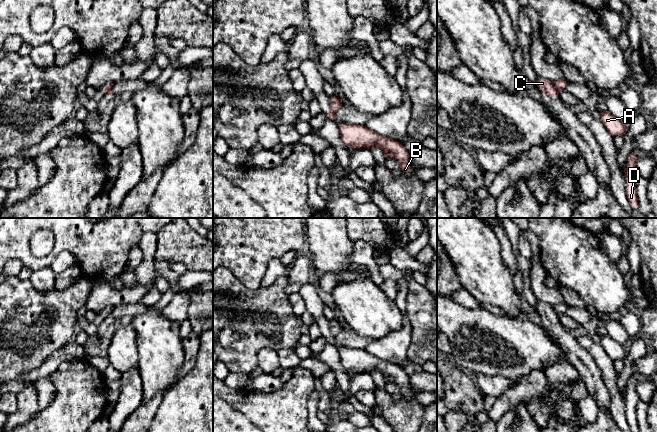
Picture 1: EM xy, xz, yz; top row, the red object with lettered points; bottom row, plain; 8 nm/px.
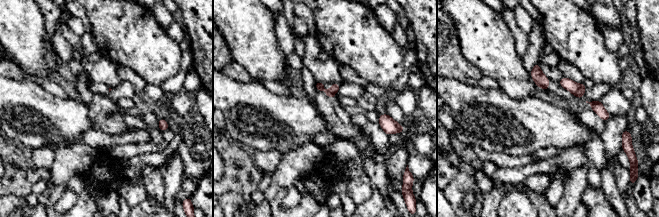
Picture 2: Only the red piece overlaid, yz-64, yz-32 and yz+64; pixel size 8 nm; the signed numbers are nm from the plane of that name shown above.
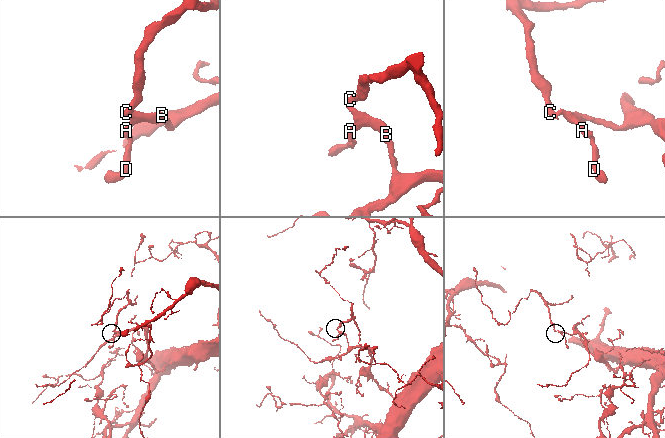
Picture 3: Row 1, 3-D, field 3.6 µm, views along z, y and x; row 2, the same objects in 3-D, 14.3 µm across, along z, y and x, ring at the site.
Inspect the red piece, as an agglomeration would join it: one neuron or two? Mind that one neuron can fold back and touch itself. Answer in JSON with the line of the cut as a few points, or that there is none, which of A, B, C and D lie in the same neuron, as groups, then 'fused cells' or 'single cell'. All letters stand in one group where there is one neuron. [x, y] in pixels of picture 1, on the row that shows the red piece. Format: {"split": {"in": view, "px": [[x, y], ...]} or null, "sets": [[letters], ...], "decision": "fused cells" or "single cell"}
{"split": {"in": "yz", "px": [[552, 85], [557, 91]]}, "sets": [["A", "B", "D"], ["C"]], "decision": "fused cells"}

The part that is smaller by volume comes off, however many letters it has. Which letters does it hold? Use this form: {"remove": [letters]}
{"remove": ["C"]}

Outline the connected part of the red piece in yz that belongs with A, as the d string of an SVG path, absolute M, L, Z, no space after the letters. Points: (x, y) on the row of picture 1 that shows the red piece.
M599 111L600 120L612 136L624 136L627 132L627 123L620 121L608 111Z

